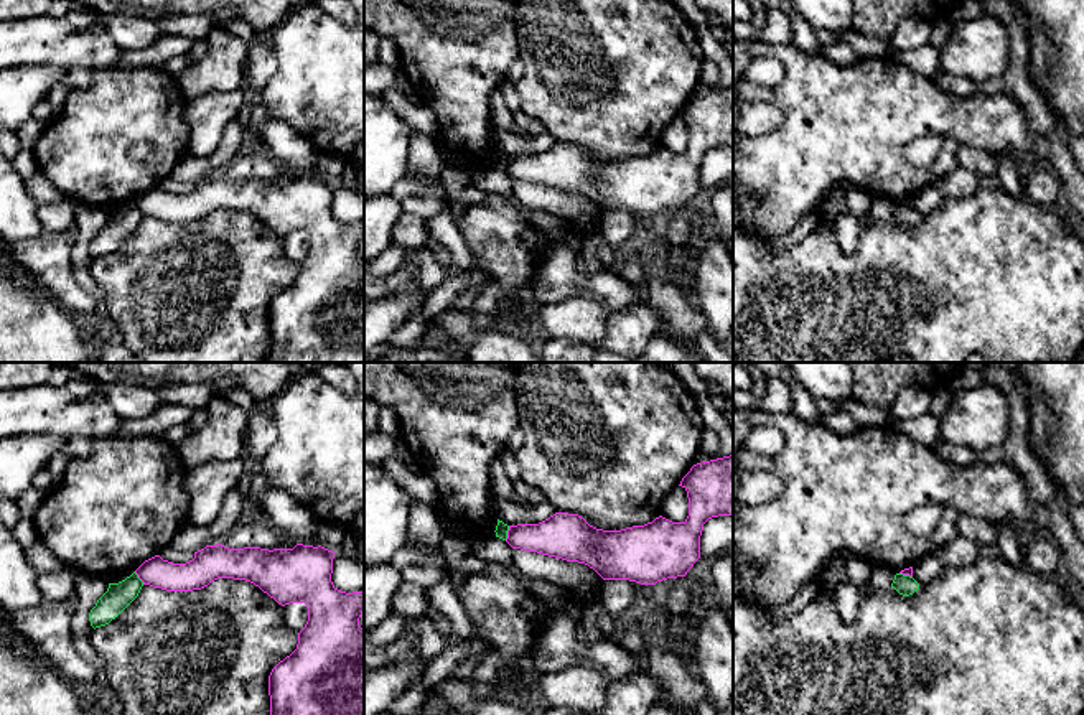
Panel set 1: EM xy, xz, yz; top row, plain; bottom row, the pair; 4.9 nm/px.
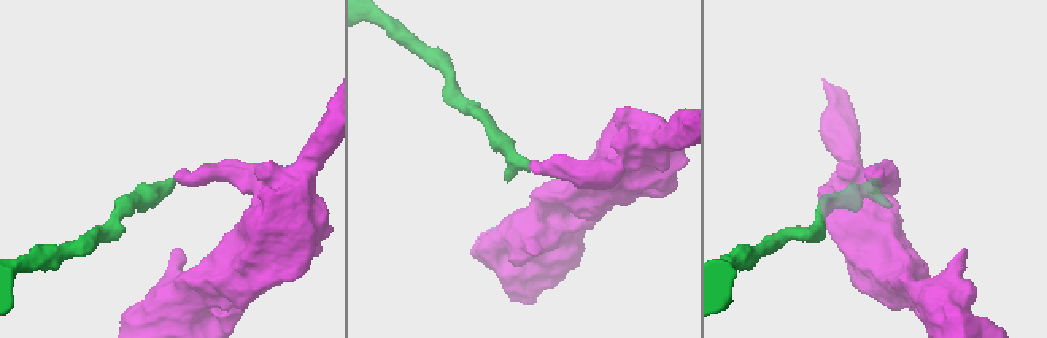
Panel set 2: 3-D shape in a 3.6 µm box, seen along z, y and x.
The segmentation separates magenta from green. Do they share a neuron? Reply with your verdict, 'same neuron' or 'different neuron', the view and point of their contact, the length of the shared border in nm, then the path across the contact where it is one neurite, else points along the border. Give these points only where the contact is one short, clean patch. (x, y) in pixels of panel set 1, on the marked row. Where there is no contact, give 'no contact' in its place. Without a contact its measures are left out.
different neuron; meets magenta in xz at (508, 532); contact 80 nm long; border along xz (509, 526), (504, 539)

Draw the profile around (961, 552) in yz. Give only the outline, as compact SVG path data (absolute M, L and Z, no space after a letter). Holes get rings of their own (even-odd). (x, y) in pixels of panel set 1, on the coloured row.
M960 535L939 549L936 555L944 567L969 567L980 557L979 547Z

